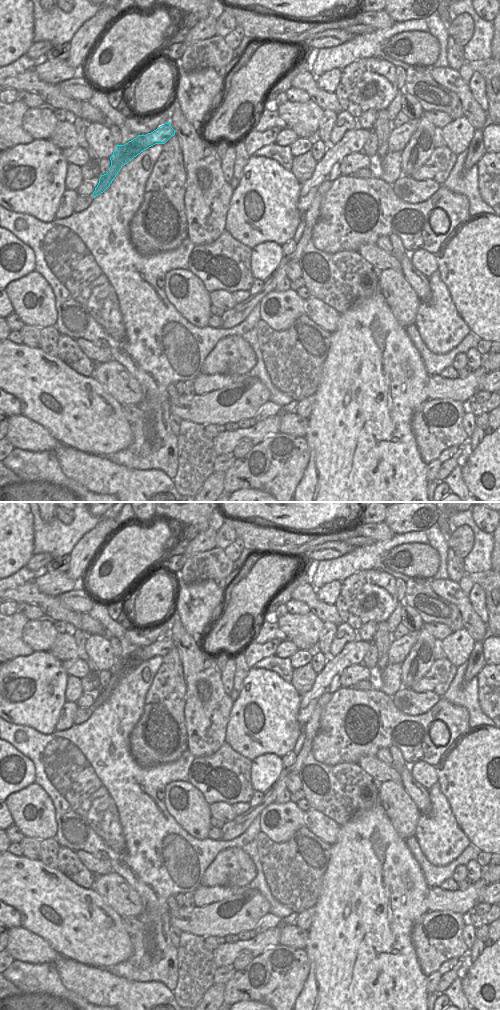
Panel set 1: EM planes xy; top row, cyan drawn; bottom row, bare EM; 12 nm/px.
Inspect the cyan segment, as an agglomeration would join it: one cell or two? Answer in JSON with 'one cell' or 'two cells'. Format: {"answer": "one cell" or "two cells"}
{"answer": "one cell"}

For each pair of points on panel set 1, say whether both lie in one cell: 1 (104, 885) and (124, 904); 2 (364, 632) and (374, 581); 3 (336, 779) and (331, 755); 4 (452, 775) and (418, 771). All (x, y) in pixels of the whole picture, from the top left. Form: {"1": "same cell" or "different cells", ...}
{"1": "same cell", "2": "different cells", "3": "different cells", "4": "different cells"}

